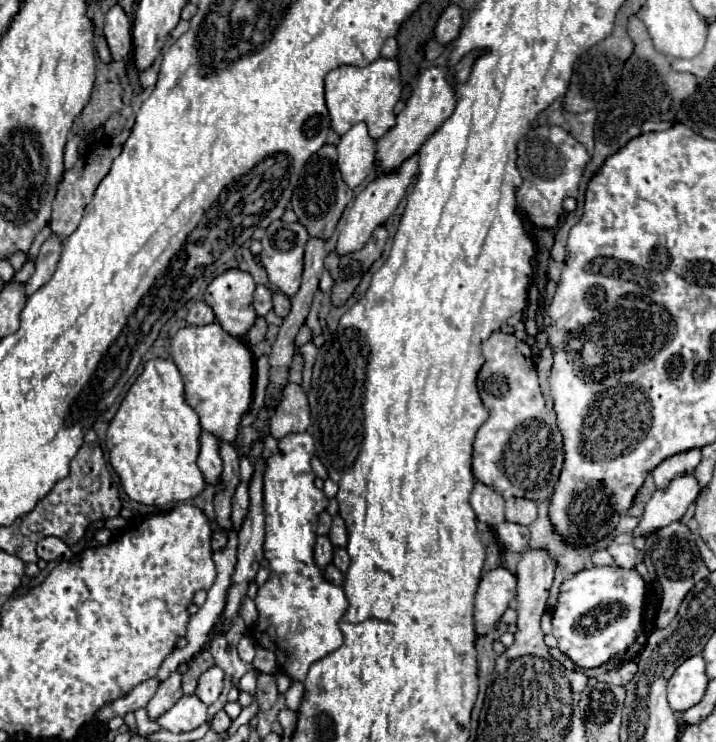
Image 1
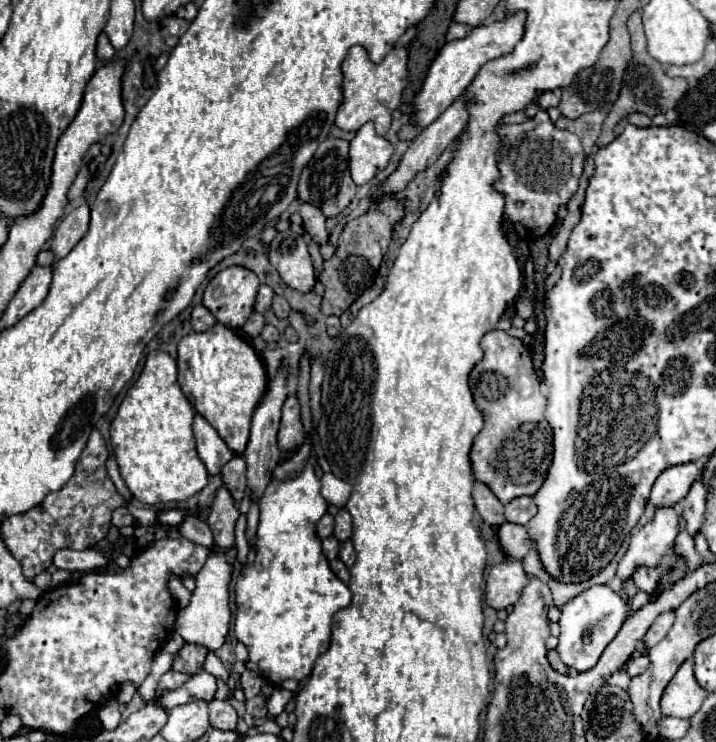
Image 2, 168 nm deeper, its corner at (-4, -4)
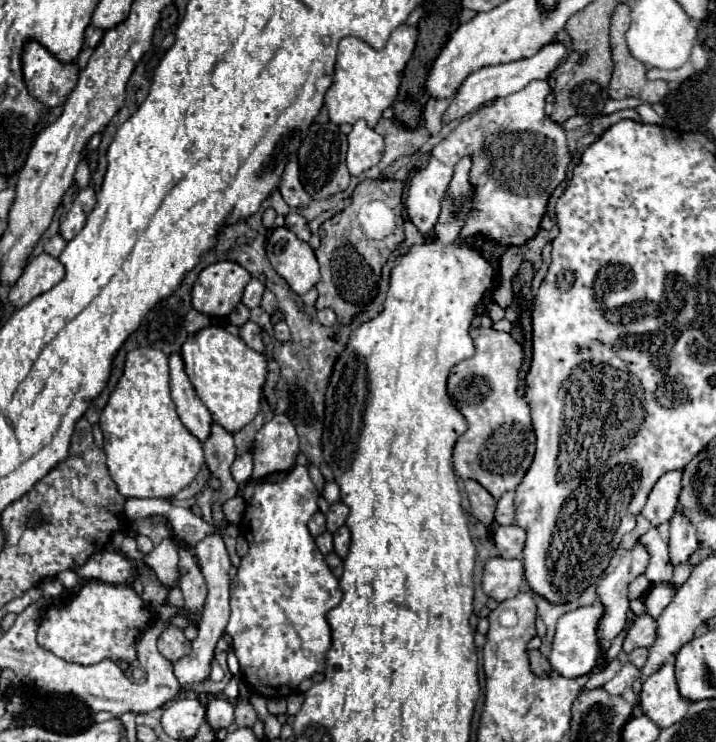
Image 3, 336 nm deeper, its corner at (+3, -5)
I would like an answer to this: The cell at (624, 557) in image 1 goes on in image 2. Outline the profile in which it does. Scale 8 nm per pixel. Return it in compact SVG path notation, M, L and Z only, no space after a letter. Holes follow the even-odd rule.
M640 567L640 569L636 569L636 573L632 577L634 577L636 587L646 593L652 593L658 587L658 579L660 579L656 567Z

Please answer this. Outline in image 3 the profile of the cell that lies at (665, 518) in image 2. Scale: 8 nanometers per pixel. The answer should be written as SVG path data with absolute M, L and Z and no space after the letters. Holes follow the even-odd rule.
M637 544L635 548L627 550L627 552L623 554L619 566L617 566L613 572L609 572L603 580L599 580L599 584L597 584L597 602L605 608L605 612L603 612L601 620L599 620L599 628L597 628L597 632L599 632L599 658L597 658L597 664L599 664L599 666L605 664L605 650L611 646L611 640L627 628L627 610L629 610L627 586L629 586L639 574L645 572L647 564L649 564L649 554L647 554L647 550L645 550L641 544Z

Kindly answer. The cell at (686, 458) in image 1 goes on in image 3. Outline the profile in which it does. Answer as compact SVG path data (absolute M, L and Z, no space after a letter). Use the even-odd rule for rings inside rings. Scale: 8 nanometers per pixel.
M673 470L663 474L657 480L657 486L653 486L649 500L643 508L643 516L653 524L659 526L663 522L669 522L677 510L677 498L681 490L681 470Z

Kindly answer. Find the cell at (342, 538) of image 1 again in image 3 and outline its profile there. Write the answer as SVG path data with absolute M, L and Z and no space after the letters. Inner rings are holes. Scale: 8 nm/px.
M343 502L331 504L331 508L327 512L327 530L329 532L337 532L337 528L341 528L345 524L347 514L349 514L349 508Z

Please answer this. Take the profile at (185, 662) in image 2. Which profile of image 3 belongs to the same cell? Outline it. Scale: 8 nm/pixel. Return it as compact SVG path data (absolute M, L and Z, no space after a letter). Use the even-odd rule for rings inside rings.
M165 624L159 640L157 640L157 648L159 652L171 660L177 662L179 658L183 658L185 654L189 654L191 650L191 642L185 638L185 634L181 630L177 630L177 626L169 626Z

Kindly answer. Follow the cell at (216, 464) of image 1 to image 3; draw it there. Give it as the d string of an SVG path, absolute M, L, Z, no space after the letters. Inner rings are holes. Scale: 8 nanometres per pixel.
M173 352L169 356L169 374L171 374L171 398L177 406L181 422L191 430L191 434L205 442L213 420L205 404L199 400L189 376L185 374L183 358L179 352Z

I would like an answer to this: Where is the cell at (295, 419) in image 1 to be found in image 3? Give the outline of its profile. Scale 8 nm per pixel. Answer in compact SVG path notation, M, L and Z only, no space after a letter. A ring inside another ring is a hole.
M275 414L273 420L263 424L263 428L257 432L257 436L253 440L253 456L255 456L253 478L259 480L267 474L291 470L295 466L295 456L297 454L299 454L299 438L297 438L295 426L289 422L289 418L285 414Z

